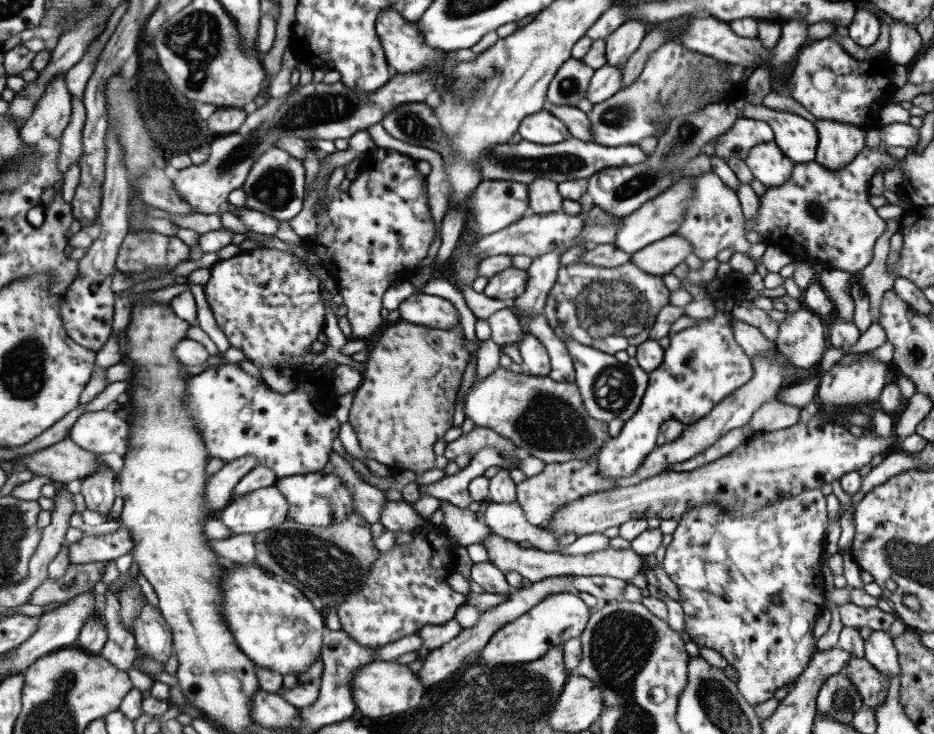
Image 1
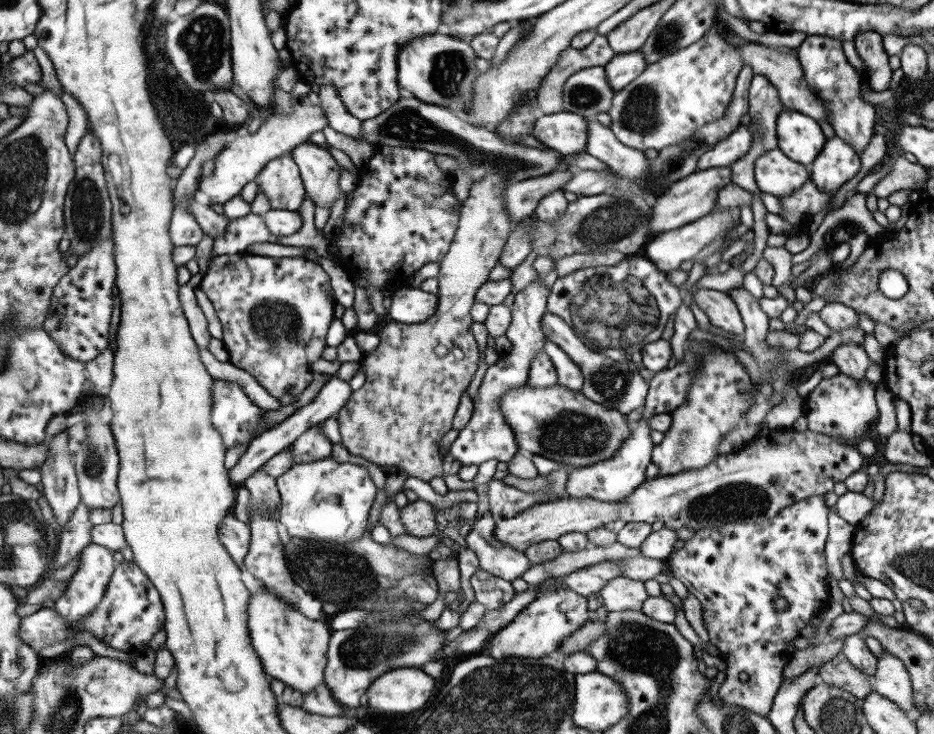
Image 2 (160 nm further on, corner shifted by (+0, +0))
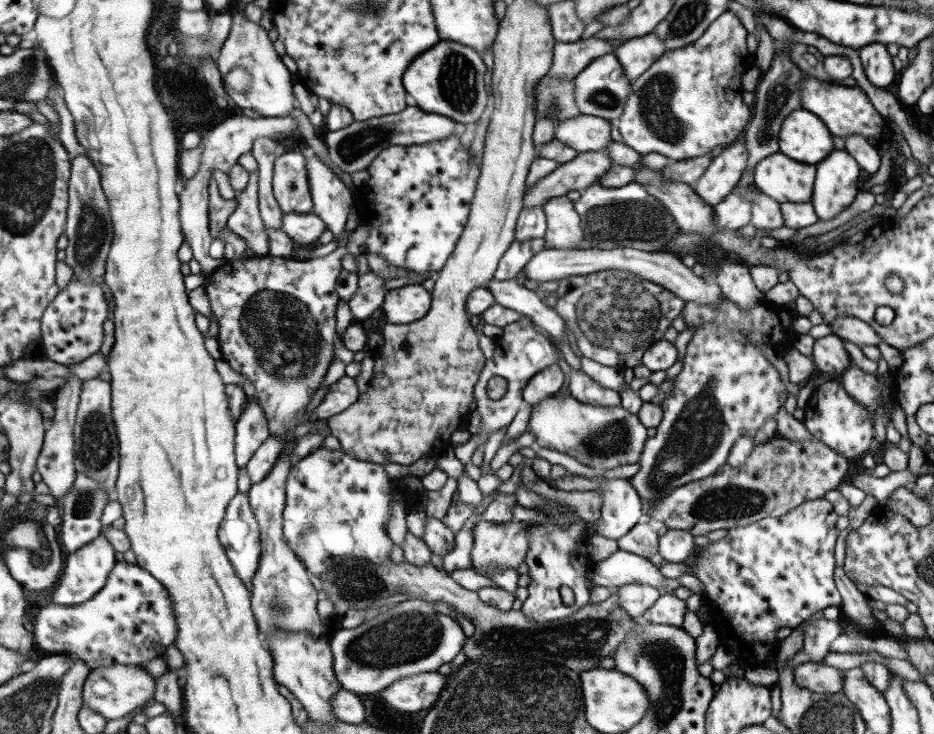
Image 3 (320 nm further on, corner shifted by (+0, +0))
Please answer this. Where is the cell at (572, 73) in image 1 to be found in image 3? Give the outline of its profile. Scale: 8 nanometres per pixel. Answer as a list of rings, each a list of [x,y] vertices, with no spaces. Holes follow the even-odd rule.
[[[613,53],[593,59],[583,70],[573,78],[575,108],[581,115],[591,115],[613,122],[623,113],[623,105],[629,96],[631,87],[624,75],[619,61]]]

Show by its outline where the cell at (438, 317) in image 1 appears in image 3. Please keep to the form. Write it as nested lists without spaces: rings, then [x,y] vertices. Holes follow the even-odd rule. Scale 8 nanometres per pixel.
[[[408,284],[396,289],[389,289],[382,312],[386,321],[393,324],[409,324],[426,317],[431,310],[429,290],[422,285]]]

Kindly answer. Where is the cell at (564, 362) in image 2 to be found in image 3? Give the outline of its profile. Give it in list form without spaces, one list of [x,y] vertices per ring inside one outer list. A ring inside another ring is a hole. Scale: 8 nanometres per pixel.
[[[571,369],[567,384],[570,396],[577,402],[591,406],[620,406],[620,396],[614,390],[601,386],[583,371]]]

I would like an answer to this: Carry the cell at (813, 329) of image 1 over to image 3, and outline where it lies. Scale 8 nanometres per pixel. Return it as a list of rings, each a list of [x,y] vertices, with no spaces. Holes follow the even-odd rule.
[[[833,333],[814,340],[810,356],[819,372],[827,379],[839,379],[851,361],[843,347],[842,339]]]

